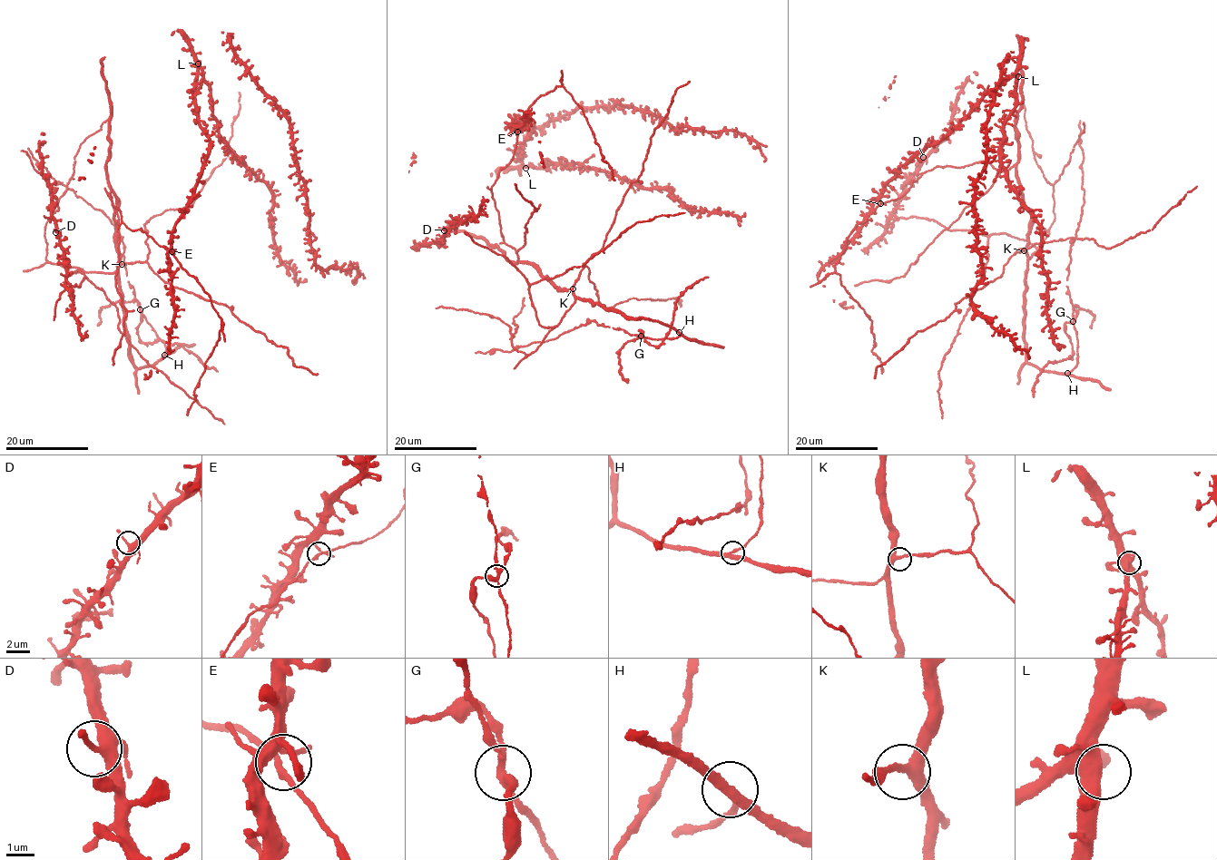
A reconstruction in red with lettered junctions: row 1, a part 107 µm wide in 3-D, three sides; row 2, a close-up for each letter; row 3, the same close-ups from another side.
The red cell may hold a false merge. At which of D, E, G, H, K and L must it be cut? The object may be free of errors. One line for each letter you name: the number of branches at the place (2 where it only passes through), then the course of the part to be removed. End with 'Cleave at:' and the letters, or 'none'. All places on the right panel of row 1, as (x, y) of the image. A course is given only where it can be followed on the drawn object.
G: 4 branches meet; foreign part runs (1074, 322), (1065, 323), (1073, 349), (1070, 358), (1046, 363), (1041, 368), (1033, 390), (1034, 397)
Cleave at: G

